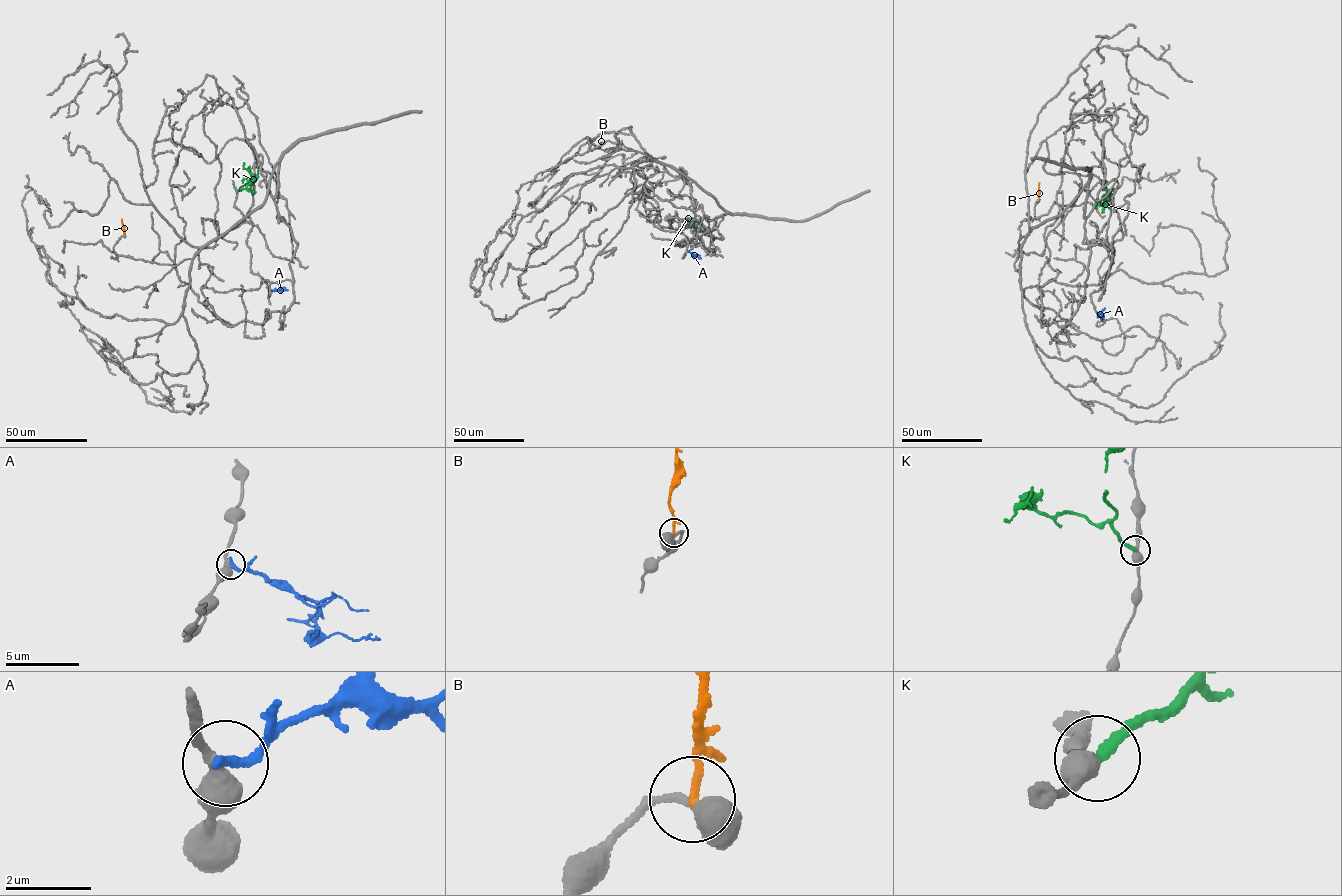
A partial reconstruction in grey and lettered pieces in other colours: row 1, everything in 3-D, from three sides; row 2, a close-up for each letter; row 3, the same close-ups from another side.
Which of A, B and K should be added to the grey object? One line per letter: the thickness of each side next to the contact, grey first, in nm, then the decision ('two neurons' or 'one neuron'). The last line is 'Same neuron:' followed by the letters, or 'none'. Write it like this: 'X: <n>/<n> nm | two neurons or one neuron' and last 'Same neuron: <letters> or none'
A: 360/280 nm | two neurons
B: 420/170 nm | two neurons
K: 420/280 nm | two neurons
Same neuron: none

